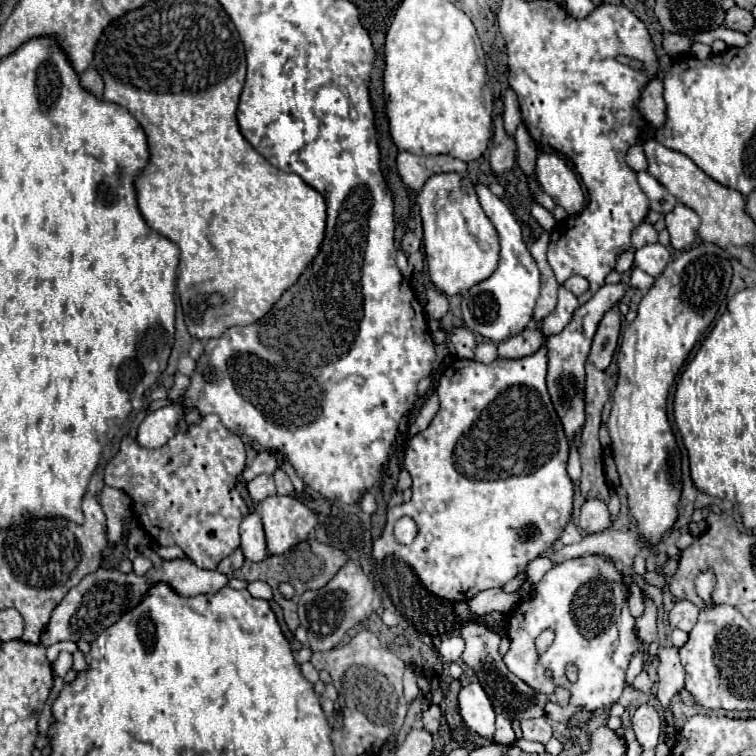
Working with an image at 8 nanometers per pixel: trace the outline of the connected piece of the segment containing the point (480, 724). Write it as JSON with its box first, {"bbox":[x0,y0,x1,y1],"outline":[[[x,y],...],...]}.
{"bbox":[457,688,495,738],"outline":[[[469,688],[461,690],[457,698],[459,714],[465,722],[465,726],[485,738],[493,738],[495,734],[495,712],[493,706],[483,692],[483,688]]]}

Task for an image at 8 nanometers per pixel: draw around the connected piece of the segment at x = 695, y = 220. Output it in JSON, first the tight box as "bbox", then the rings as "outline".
{"bbox":[665,204,701,250],"outline":[[[677,204],[665,216],[665,224],[667,224],[667,230],[671,234],[671,246],[675,250],[683,250],[683,248],[689,248],[695,242],[697,228],[699,228],[701,220],[691,208]]]}

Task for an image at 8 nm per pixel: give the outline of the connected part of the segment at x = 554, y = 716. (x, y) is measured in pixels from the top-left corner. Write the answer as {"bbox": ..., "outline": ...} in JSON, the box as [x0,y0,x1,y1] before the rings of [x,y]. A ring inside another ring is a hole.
{"bbox":[503,556,641,722],"outline":[[[579,556],[565,560],[561,564],[555,564],[535,586],[529,598],[517,604],[517,608],[507,618],[507,638],[511,642],[507,654],[503,656],[503,662],[507,668],[521,678],[525,684],[529,684],[539,694],[553,694],[557,686],[565,686],[571,690],[571,702],[567,706],[557,706],[553,702],[545,704],[545,716],[555,722],[567,722],[573,718],[577,708],[585,708],[587,712],[595,712],[599,708],[609,708],[615,704],[625,688],[625,670],[629,666],[629,660],[637,652],[641,640],[635,634],[635,618],[629,612],[627,606],[627,586],[623,584],[623,574],[617,570],[615,562],[599,556]],[[543,630],[555,630],[555,642],[545,654],[537,654],[535,650],[535,638]],[[573,662],[579,666],[579,678],[577,682],[569,682],[565,678],[565,666]]]}

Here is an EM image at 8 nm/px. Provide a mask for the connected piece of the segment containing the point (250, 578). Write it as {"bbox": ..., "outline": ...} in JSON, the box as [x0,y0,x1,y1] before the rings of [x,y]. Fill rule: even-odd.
{"bbox":[239,538,349,632],"outline":[[[307,538],[307,540],[303,540],[301,544],[297,544],[293,550],[287,550],[287,552],[281,554],[281,556],[267,556],[263,562],[257,562],[257,564],[251,562],[251,560],[245,560],[245,564],[243,564],[241,570],[239,570],[239,576],[241,576],[243,580],[247,580],[247,582],[255,582],[255,580],[265,580],[265,582],[269,582],[271,588],[273,588],[273,594],[275,594],[275,602],[283,608],[285,622],[287,622],[289,630],[295,632],[295,628],[299,626],[299,618],[297,618],[297,598],[299,598],[305,590],[319,590],[319,588],[323,588],[323,586],[335,576],[335,572],[339,572],[339,568],[341,568],[347,560],[349,560],[349,558],[347,558],[347,554],[345,554],[343,550],[333,548],[333,546],[329,546],[329,544],[321,544],[321,542],[317,542],[315,538]],[[279,582],[289,582],[289,584],[295,588],[295,592],[297,592],[295,600],[287,600],[287,598],[283,598],[283,596],[279,594],[279,590],[277,590],[277,584],[279,584]]]}

